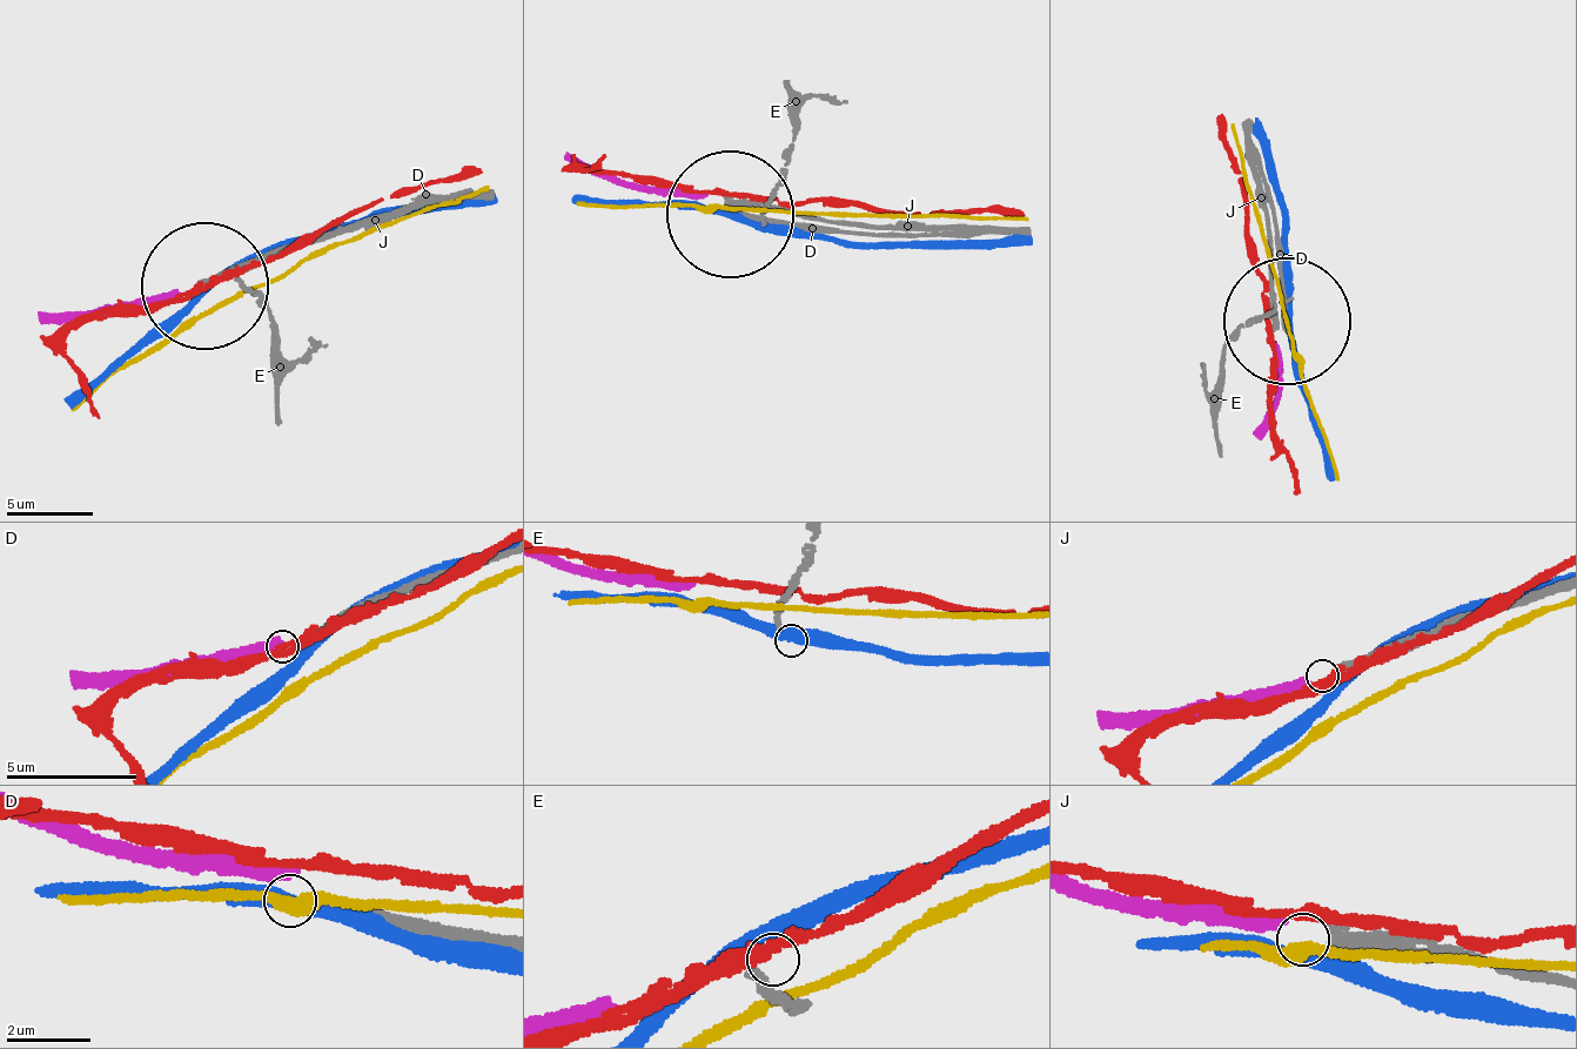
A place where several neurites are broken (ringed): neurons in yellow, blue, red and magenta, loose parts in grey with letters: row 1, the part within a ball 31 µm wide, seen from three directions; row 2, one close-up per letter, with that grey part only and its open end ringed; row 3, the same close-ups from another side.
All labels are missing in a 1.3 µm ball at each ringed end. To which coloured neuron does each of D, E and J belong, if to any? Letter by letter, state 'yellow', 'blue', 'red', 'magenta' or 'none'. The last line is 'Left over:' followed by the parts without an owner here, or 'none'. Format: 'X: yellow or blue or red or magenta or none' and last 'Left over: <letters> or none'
D: none
E: none
J: magenta
Left over: D, E

